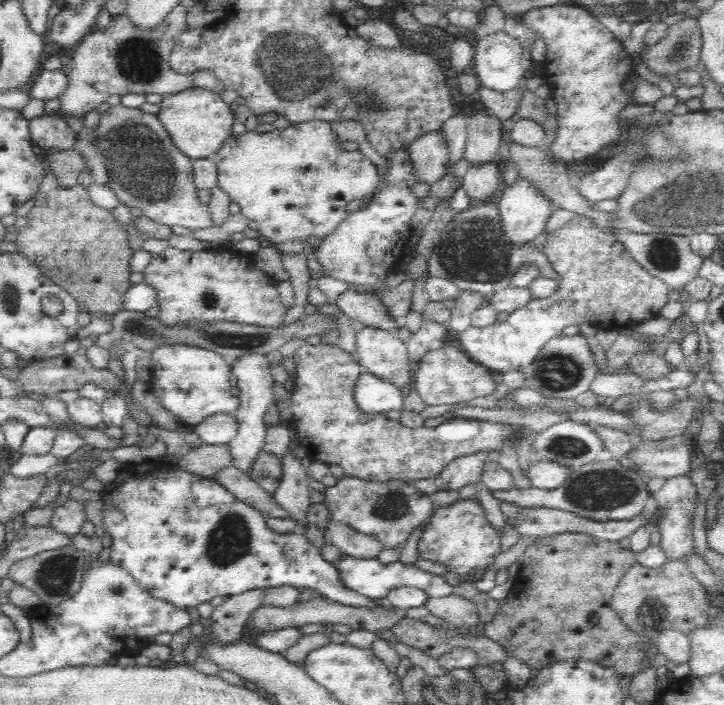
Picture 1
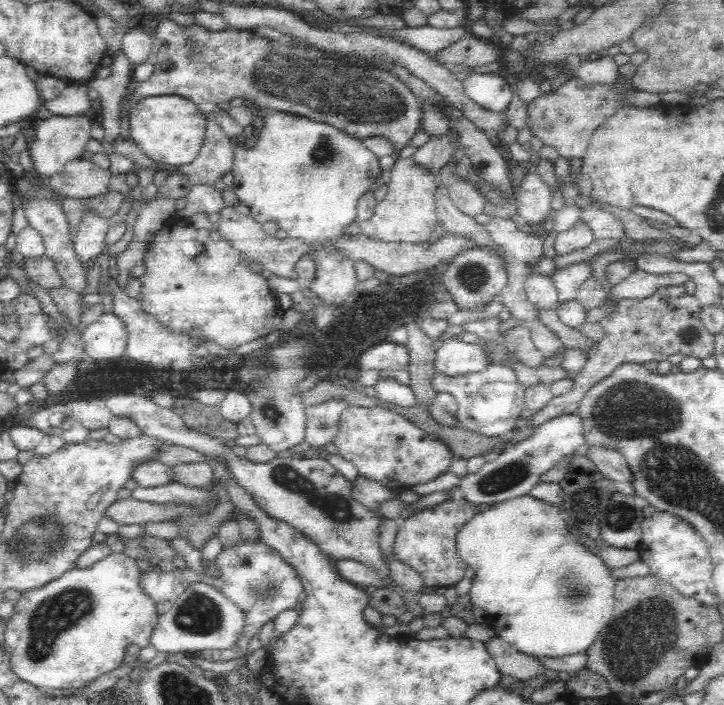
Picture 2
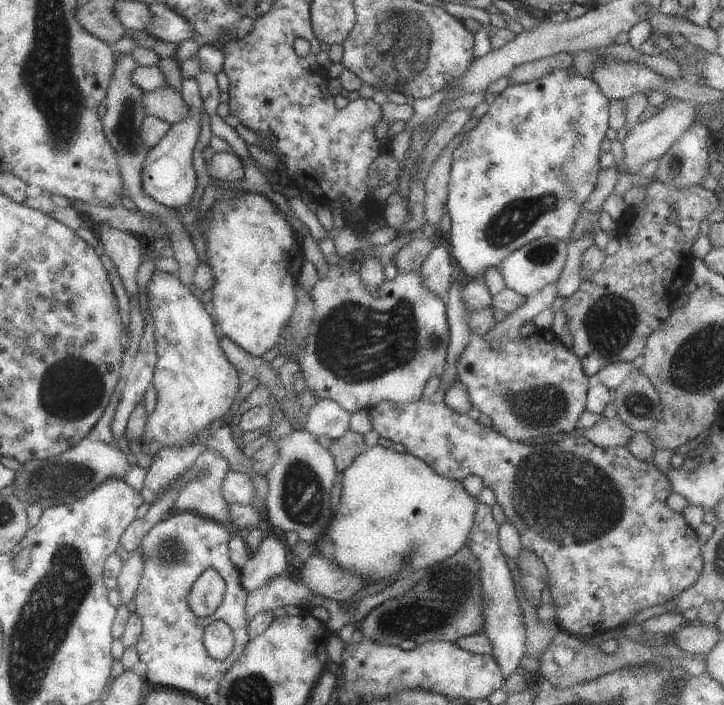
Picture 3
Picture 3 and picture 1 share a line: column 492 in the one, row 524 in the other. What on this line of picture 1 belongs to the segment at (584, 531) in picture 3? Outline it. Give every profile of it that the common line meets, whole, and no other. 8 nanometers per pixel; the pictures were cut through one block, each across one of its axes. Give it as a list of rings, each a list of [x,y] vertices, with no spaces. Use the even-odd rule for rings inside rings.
[[[464,498],[446,507],[436,507],[431,521],[422,531],[418,555],[422,560],[442,563],[460,575],[472,574],[476,568],[495,562],[501,549],[501,534],[486,518],[477,498]]]

